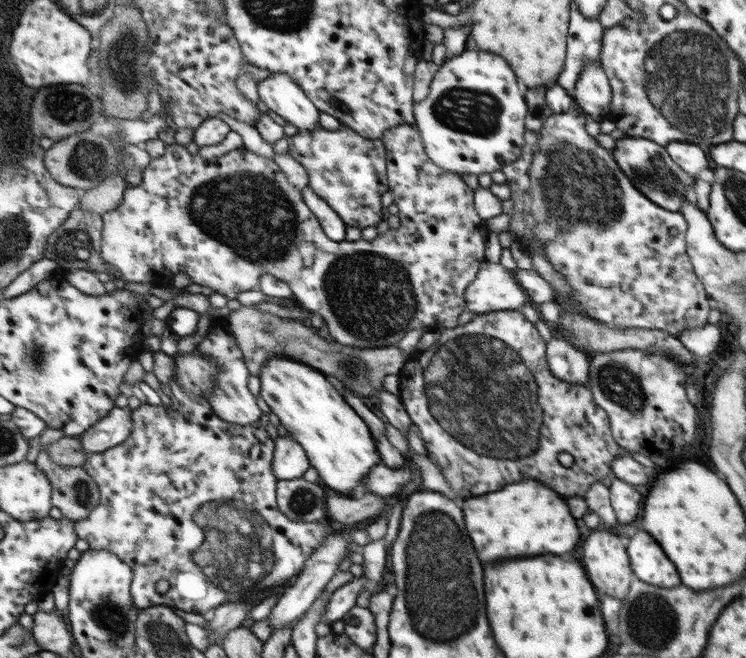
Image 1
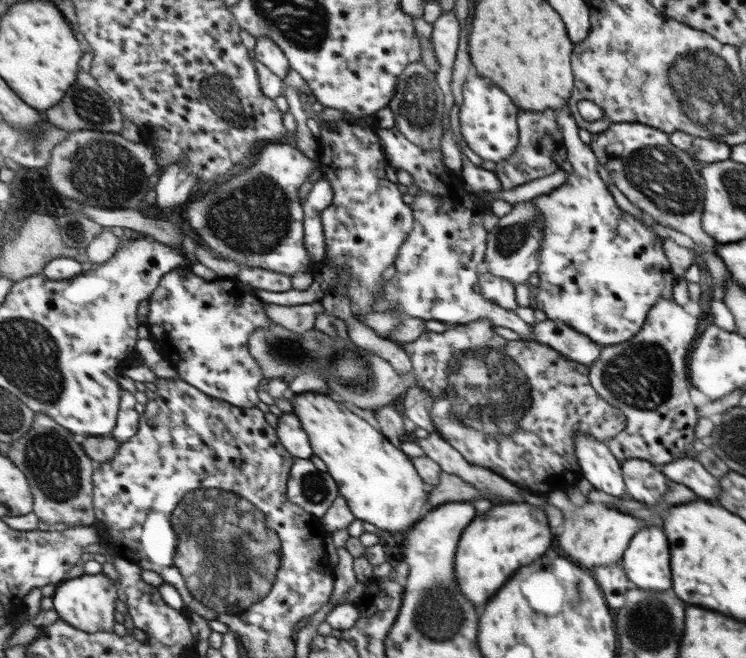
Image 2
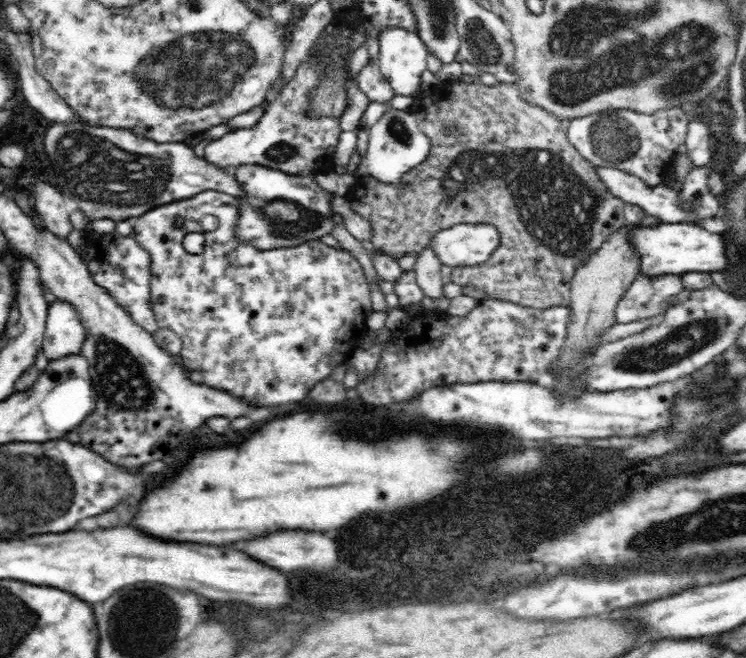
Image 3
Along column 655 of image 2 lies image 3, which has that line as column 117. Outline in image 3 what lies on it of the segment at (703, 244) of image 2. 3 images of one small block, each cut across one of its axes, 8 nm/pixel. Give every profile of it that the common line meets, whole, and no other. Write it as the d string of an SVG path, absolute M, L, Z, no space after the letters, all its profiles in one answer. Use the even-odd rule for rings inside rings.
M82 121L52 122L44 136L44 152L52 162L59 191L66 198L76 200L78 209L87 215L90 222L97 219L131 221L162 203L179 201L205 190L246 198L244 186L240 186L234 172L195 156L190 146L183 142L158 144L124 128L94 126Z

